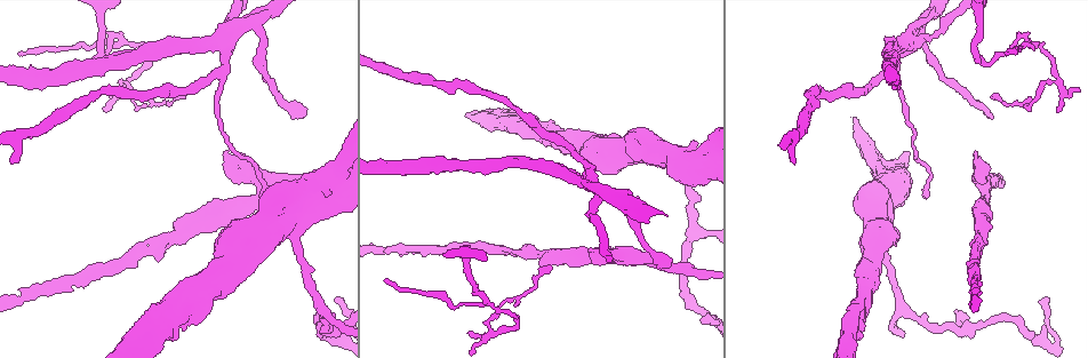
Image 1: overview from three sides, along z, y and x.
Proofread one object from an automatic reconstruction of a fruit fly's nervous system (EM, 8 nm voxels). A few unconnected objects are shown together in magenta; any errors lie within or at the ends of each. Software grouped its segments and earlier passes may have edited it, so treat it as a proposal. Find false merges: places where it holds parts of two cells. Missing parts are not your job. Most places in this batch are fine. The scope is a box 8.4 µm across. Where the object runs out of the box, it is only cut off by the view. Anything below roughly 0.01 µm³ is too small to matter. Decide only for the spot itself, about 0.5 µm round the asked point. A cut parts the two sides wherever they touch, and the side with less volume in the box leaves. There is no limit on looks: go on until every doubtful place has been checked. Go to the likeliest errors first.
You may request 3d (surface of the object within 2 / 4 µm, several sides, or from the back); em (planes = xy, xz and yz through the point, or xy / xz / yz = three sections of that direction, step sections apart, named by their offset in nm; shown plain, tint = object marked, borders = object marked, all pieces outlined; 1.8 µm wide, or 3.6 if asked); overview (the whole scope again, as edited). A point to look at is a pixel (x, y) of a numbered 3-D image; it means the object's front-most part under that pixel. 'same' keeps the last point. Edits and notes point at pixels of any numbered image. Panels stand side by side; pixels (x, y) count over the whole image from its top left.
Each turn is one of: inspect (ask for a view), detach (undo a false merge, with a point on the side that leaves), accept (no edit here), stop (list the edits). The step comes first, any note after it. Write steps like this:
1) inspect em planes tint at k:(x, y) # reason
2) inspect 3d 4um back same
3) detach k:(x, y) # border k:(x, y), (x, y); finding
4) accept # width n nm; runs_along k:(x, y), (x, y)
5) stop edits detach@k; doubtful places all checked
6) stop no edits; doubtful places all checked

inspect 3d 2um back at 1:(910, 46) # abrupt turn

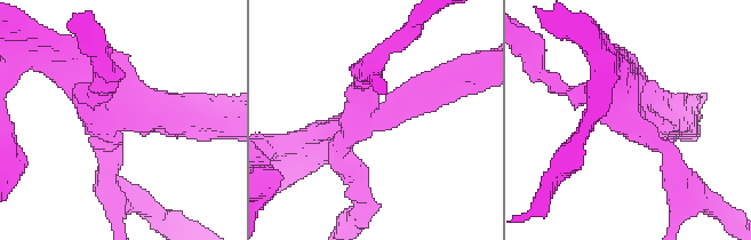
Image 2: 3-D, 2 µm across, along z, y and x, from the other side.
inspect em planes plain at 2:(379, 119) # arms 4; need the tissue

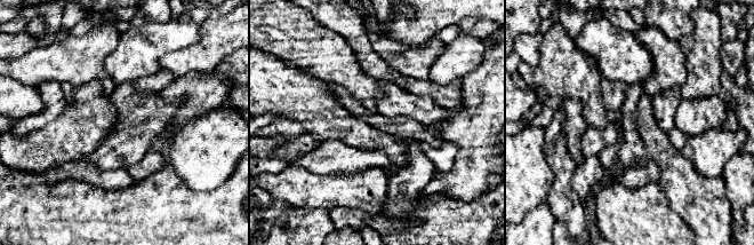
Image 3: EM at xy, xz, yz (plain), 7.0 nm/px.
inspect em planes tint same

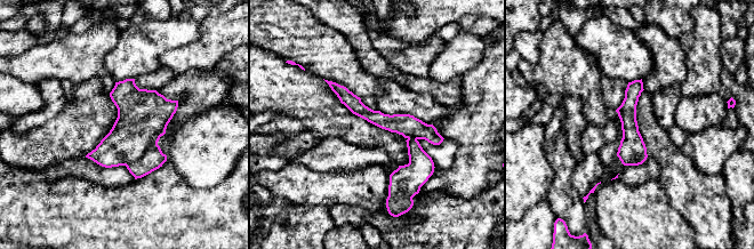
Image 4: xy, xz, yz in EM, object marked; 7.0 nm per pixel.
detach 4:(153, 158) # border 4:(157, 143), (126, 166); a second cell is stuck on

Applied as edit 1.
inspect overview # redraw

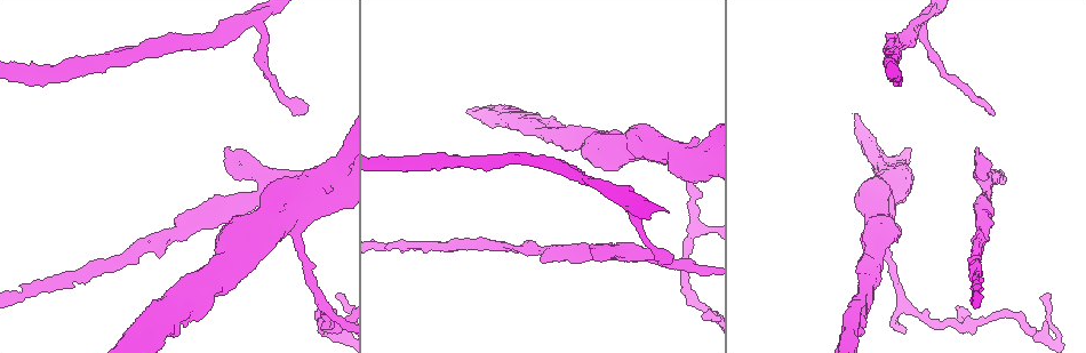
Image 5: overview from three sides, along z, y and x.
inspect em yz step 16 tint at 5:(960, 325)

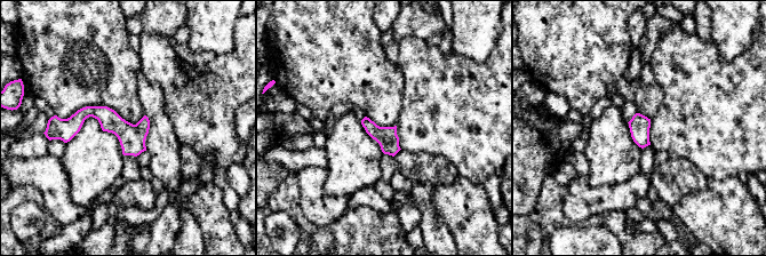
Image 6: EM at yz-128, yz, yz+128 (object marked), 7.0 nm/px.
accept # continuous, no second cell

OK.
inspect em xz step 8 tint at 5:(239, 167) # calibre changes

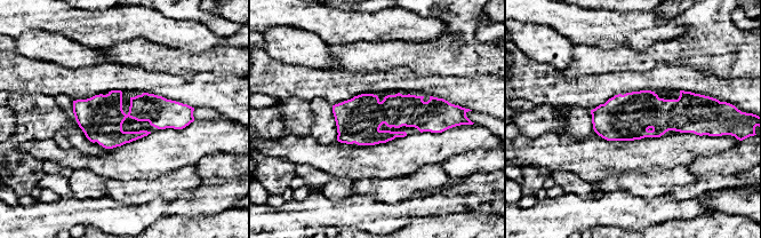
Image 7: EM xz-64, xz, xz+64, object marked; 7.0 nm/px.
inspect em planes borders same # cut it another way

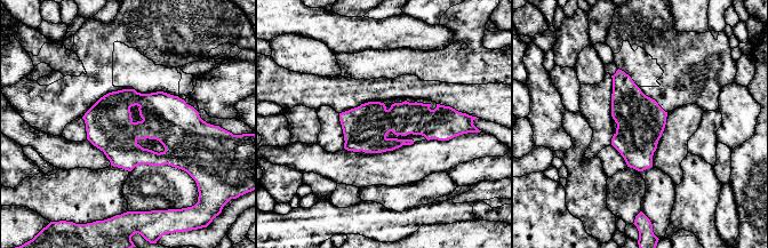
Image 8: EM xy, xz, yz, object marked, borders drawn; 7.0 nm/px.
accept # one cell here

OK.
inspect em xz step 8 tint at 5:(298, 238) # calibre changes

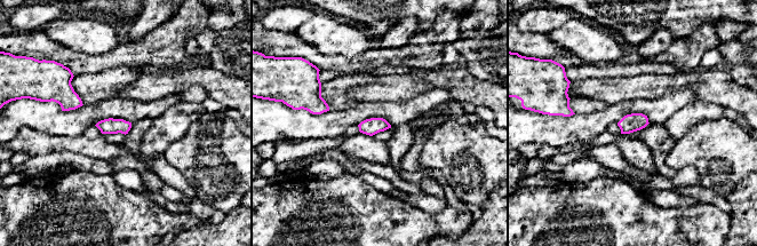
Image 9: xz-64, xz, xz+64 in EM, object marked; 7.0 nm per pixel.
inspect em planes tint same

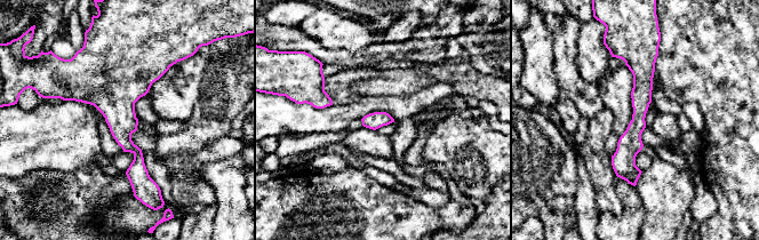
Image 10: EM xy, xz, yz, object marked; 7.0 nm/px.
accept # width 120 nm; runs_along 10:(633, 52), (633, 182); all the same cell

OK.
stop edits detach@4; doubtful places all checked

